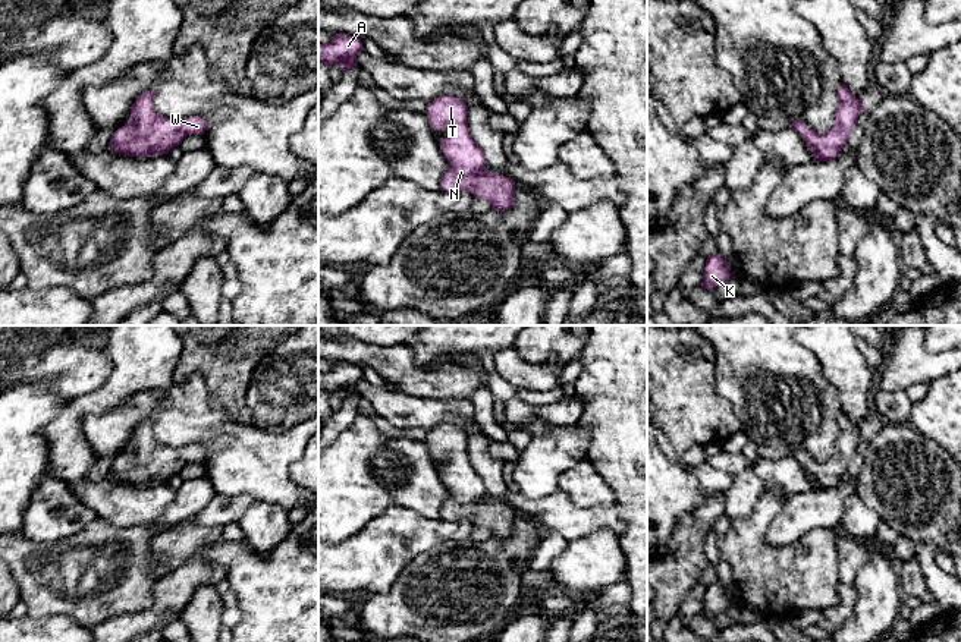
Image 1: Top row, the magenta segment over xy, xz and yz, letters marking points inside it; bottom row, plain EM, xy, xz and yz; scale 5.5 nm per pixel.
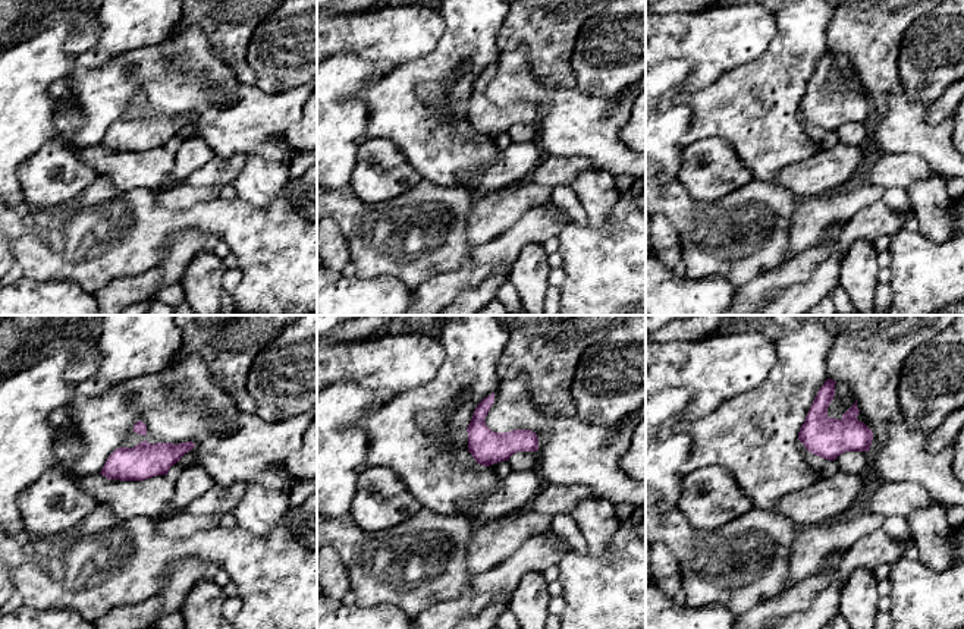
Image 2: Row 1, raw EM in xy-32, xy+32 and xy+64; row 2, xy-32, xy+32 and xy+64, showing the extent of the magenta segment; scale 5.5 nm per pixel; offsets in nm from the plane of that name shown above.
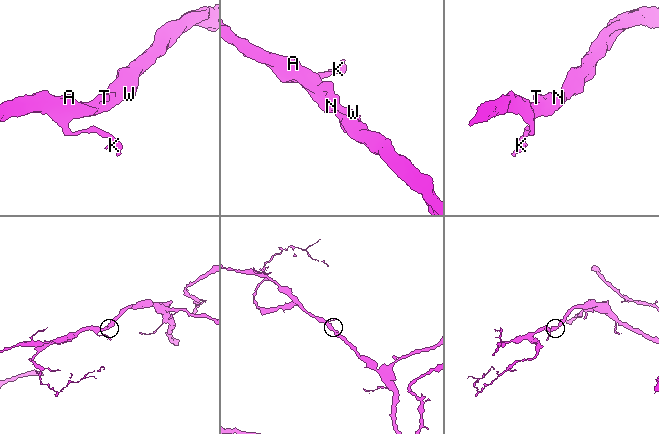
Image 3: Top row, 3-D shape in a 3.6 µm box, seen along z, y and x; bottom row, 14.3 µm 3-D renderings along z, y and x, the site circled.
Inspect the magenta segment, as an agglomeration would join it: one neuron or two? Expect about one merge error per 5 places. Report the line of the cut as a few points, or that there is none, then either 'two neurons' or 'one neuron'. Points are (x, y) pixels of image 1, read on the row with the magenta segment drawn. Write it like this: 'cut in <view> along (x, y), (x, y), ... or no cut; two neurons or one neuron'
no cut; one neuron

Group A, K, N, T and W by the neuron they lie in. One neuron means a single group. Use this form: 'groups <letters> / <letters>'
groups A K N T W

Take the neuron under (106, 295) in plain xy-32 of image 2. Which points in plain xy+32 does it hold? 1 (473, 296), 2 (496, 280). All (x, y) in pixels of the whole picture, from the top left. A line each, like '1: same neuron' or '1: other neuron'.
1: other neuron
2: other neuron

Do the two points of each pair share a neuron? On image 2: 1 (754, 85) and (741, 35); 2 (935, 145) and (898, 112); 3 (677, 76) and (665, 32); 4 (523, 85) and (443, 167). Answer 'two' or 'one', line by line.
1: two
2: one
3: two
4: two

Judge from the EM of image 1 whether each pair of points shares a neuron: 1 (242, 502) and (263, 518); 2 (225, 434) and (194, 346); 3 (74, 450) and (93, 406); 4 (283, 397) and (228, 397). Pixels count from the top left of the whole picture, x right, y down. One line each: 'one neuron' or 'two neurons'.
1: two neurons
2: two neurons
3: one neuron
4: two neurons

